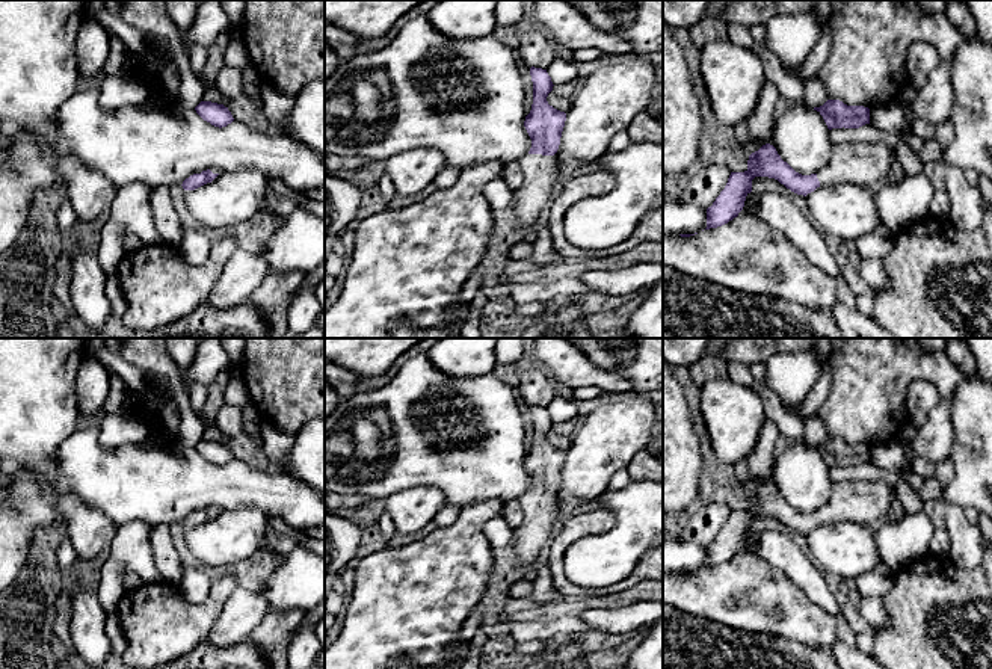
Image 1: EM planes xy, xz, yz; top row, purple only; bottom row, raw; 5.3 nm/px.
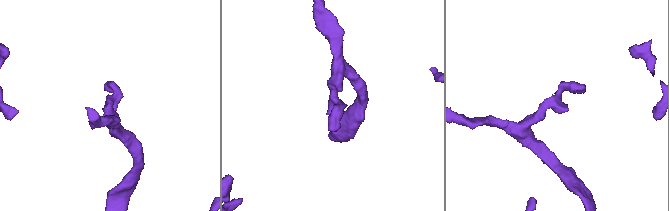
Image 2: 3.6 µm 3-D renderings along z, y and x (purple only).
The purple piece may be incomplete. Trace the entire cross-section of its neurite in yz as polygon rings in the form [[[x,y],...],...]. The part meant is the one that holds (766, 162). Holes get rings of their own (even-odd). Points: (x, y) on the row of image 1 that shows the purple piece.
[[[844,142],[832,146],[829,163],[823,169],[802,175],[781,159],[773,145],[766,143],[749,156],[744,172],[731,172],[725,189],[707,208],[705,230],[722,227],[738,216],[755,177],[775,178],[791,192],[806,196],[820,186],[835,183],[873,187],[891,174],[894,160],[897,153],[888,145]]]

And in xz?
[[[531,66],[530,76],[533,104],[525,116],[524,127],[531,139],[531,148],[518,162],[524,181],[512,190],[518,220],[515,242],[522,242],[527,228],[535,225],[541,213],[548,210],[553,202],[553,187],[559,178],[556,153],[566,121],[566,113],[554,109],[547,101],[554,86],[547,69]]]

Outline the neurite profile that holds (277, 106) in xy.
[[[264,82],[260,88],[263,112],[269,121],[272,133],[287,133],[288,115],[294,106],[294,98],[281,94],[275,86]]]

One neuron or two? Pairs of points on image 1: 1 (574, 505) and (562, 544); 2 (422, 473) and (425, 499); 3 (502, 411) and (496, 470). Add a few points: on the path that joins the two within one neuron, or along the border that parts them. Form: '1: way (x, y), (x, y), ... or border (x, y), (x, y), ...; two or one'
1: border (586, 509), (571, 517); two
2: border (390, 496), (408, 488), (437, 487), (447, 503); two
3: way (502, 426), (502, 432), (496, 440), (496, 455); one

